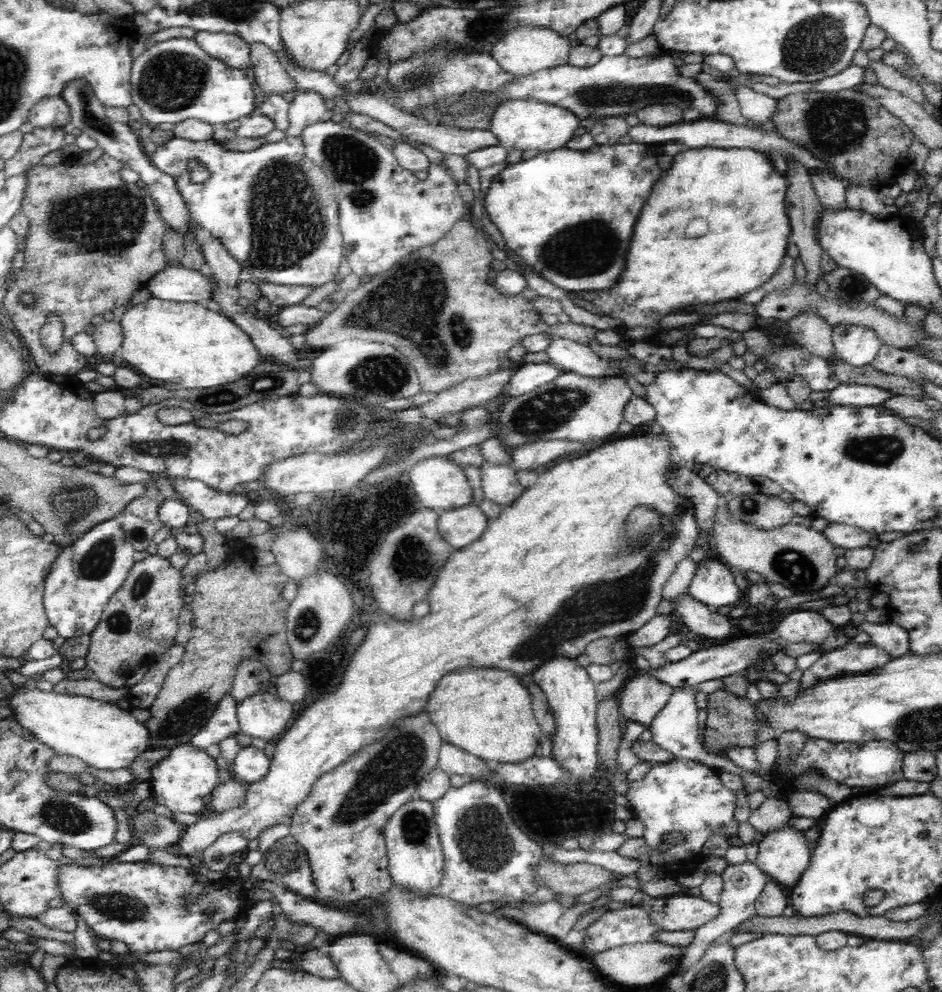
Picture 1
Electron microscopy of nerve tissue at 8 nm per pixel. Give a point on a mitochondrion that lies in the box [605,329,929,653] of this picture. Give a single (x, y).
(874, 450)

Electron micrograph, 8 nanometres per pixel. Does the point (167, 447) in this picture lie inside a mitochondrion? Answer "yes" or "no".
yes

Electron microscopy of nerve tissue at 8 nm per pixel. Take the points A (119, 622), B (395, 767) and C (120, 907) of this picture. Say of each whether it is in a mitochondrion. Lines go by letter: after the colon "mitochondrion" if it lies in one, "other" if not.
A: mitochondrion
B: mitochondrion
C: mitochondrion

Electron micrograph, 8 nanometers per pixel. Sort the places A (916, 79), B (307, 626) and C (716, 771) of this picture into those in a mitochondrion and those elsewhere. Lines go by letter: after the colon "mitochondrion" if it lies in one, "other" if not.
A: other
B: mitochondrion
C: other

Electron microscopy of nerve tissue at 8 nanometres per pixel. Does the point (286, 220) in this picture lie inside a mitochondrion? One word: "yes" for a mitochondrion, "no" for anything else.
yes

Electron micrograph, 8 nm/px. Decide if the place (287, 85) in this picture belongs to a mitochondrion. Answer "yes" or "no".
no

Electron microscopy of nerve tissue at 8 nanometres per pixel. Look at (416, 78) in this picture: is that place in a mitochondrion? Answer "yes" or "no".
yes

